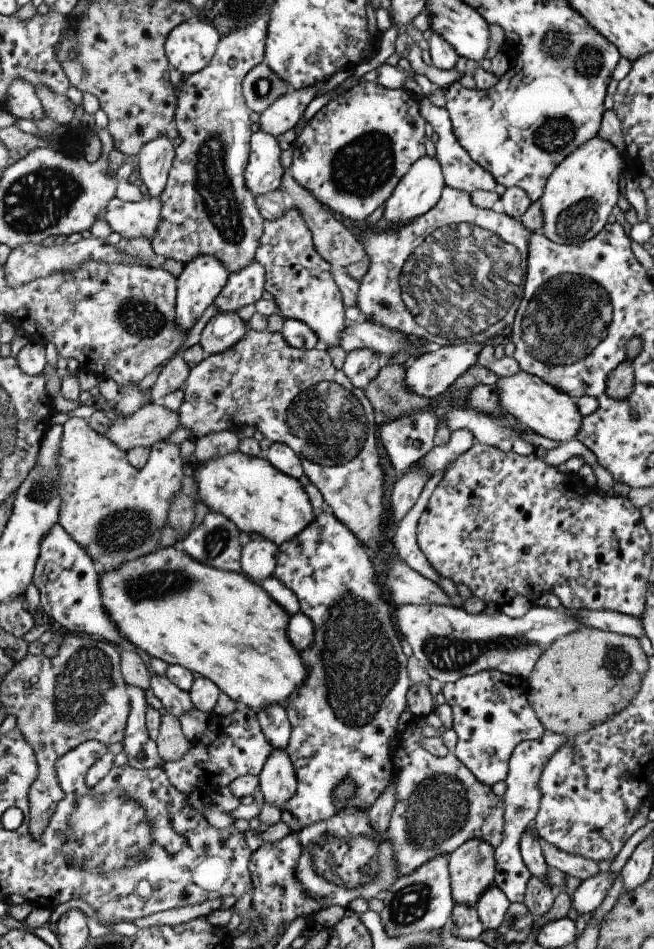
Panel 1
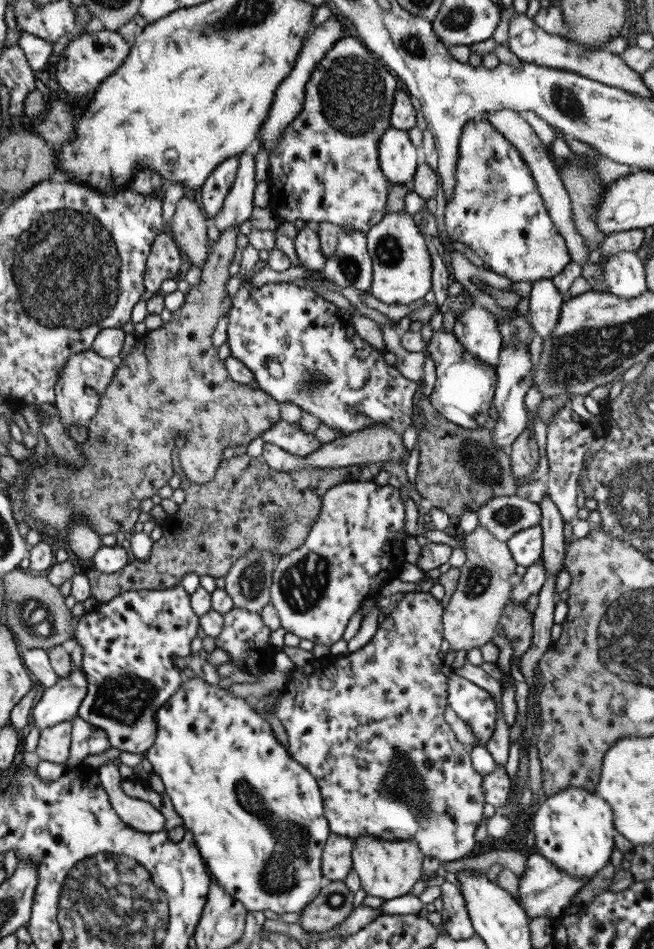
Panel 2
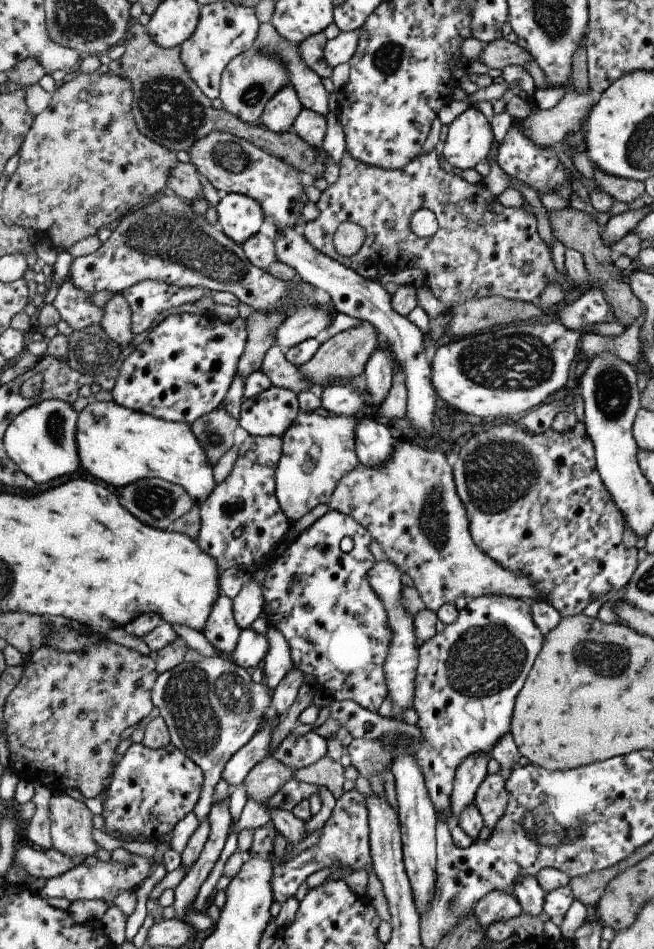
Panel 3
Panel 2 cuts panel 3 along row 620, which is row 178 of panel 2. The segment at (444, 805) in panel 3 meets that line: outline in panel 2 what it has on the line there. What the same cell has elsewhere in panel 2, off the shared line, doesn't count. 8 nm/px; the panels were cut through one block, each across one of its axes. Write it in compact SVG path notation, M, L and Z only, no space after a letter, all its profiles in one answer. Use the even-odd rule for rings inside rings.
M484 119L468 123L459 140L459 162L454 194L445 206L444 228L447 236L465 244L490 266L489 270L506 276L513 283L552 279L571 262L565 238L556 230L550 213L532 178L532 171L518 149Z

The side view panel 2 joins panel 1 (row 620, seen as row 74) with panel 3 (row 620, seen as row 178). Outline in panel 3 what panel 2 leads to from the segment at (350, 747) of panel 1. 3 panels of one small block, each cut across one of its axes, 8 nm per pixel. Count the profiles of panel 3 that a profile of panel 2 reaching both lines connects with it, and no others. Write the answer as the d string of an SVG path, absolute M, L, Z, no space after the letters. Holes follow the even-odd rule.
M329 510L310 528L302 530L282 555L273 558L262 582L262 593L266 619L286 638L293 667L305 676L318 678L316 682L322 686L322 690L330 692L335 701L349 699L365 710L378 713L388 696L384 662L392 635L386 610L366 580L375 562L369 548L372 538L352 516ZM346 536L354 541L354 548L348 554L340 549L340 542Z

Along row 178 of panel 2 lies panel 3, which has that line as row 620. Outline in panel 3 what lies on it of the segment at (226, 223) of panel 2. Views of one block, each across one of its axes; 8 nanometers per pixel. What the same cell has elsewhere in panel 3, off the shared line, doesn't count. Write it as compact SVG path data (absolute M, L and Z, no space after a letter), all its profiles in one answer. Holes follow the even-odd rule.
M252 577L232 600L234 619L242 631L251 628L256 618L264 612L262 589L263 586L260 586Z

